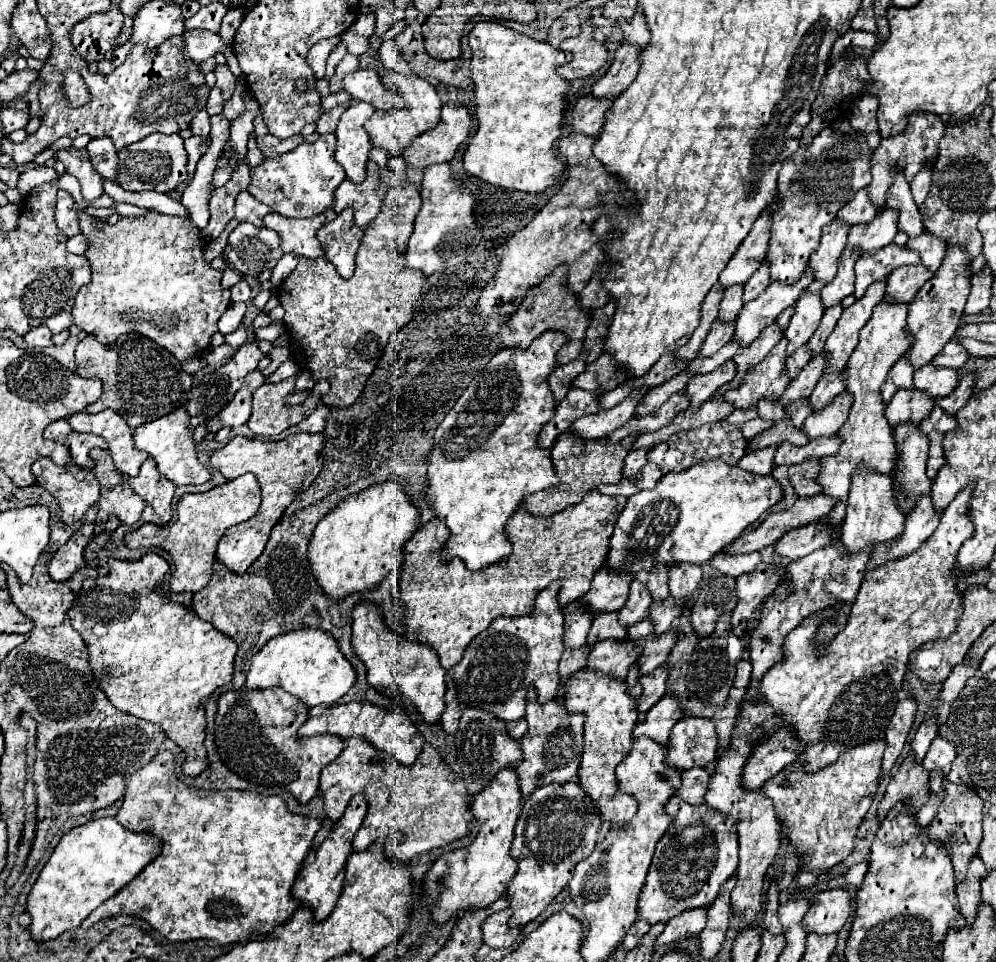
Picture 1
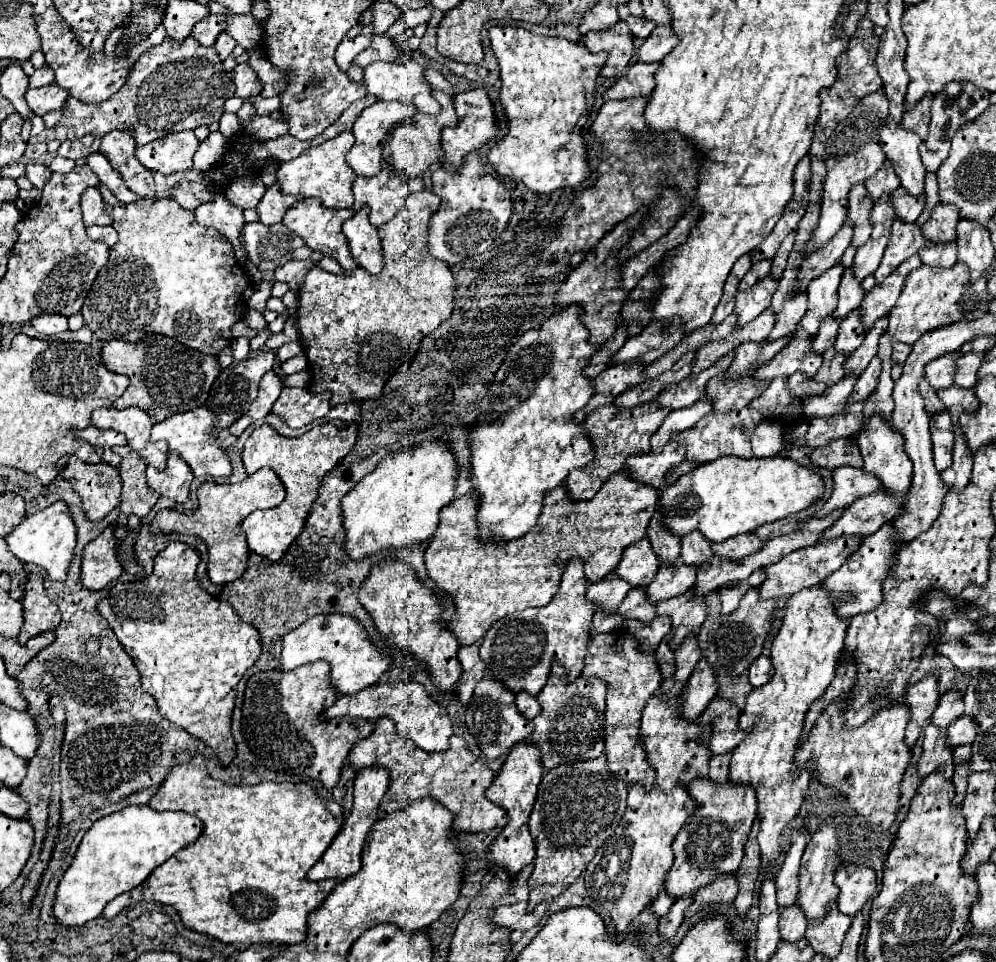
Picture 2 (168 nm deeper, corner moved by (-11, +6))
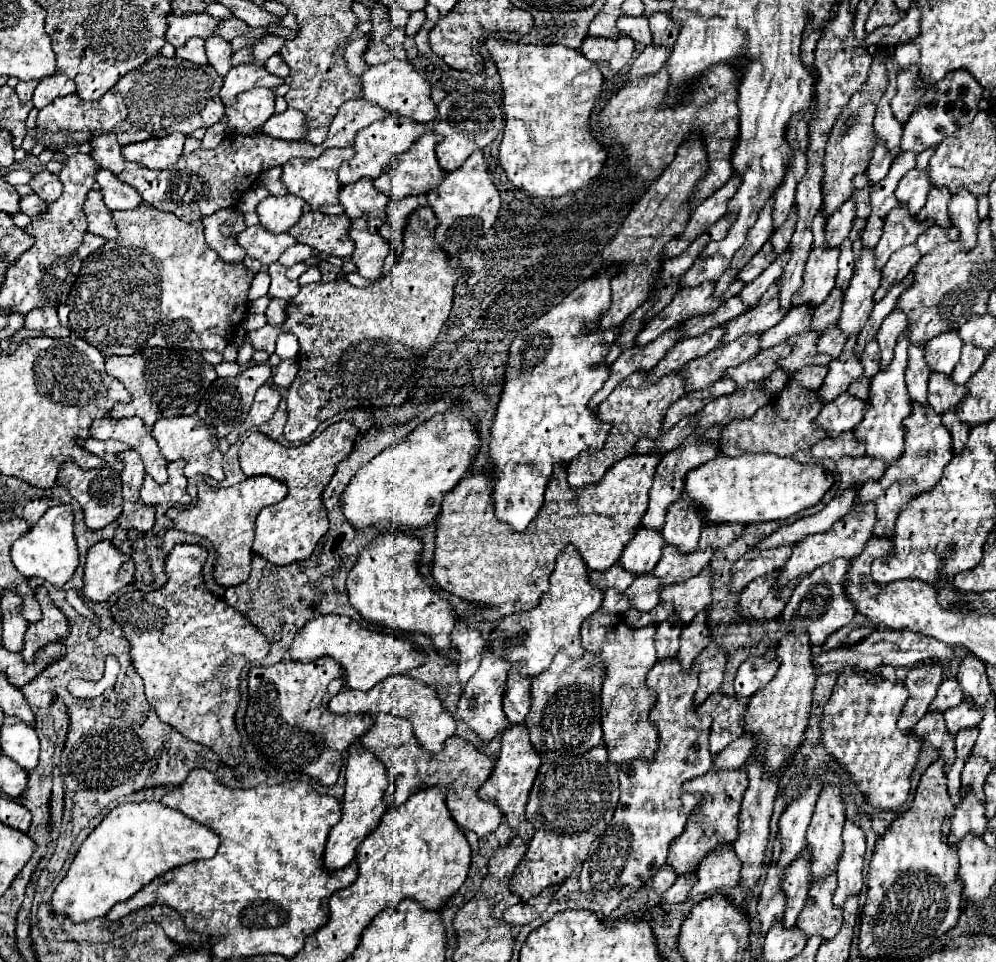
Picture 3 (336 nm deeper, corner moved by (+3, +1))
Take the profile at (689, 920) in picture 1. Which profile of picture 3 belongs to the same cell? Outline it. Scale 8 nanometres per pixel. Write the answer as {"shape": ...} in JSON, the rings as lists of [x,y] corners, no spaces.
{"shape":[[[720,845],[716,851],[710,851],[706,859],[698,865],[698,883],[692,887],[688,897],[702,893],[722,893],[740,881],[742,861],[734,853],[732,845]]]}

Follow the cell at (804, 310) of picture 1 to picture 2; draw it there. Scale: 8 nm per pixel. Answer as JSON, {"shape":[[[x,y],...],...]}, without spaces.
{"shape":[[[842,264],[832,266],[832,270],[824,272],[820,278],[816,278],[816,282],[812,282],[812,286],[808,286],[808,312],[802,318],[800,326],[814,336],[818,332],[818,326],[822,322],[822,318],[830,316],[836,310],[838,304],[838,284],[842,278]]]}

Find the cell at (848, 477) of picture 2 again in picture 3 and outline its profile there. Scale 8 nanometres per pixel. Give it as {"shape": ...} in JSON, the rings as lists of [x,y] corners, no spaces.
{"shape":[[[844,455],[838,461],[838,473],[840,473],[840,485],[838,485],[838,493],[842,493],[848,487],[858,487],[868,479],[878,479],[882,477],[886,471],[886,463],[878,457],[850,457]]]}

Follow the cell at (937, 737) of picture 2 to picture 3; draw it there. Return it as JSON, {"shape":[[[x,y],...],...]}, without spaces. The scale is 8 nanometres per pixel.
{"shape":[[[930,711],[926,713],[916,725],[914,725],[914,733],[924,741],[924,743],[932,743],[934,747],[940,749],[940,757],[946,763],[946,769],[952,767],[956,753],[954,753],[954,737],[950,735],[950,731],[946,729],[944,723],[944,715]]]}

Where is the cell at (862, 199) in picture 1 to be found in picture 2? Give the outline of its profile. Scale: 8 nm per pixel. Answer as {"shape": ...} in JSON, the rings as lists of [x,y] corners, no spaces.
{"shape":[[[888,162],[872,176],[864,182],[866,190],[868,190],[868,198],[876,204],[882,196],[888,196],[892,194],[898,186],[900,186],[900,180],[896,178],[896,172],[892,170],[892,166],[888,166]]]}

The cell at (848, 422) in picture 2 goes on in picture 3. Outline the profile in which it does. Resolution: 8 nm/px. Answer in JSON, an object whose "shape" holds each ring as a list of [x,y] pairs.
{"shape":[[[842,393],[824,405],[822,413],[816,417],[816,423],[828,431],[828,437],[838,437],[848,429],[856,429],[868,407],[868,401],[856,399],[850,393]]]}

